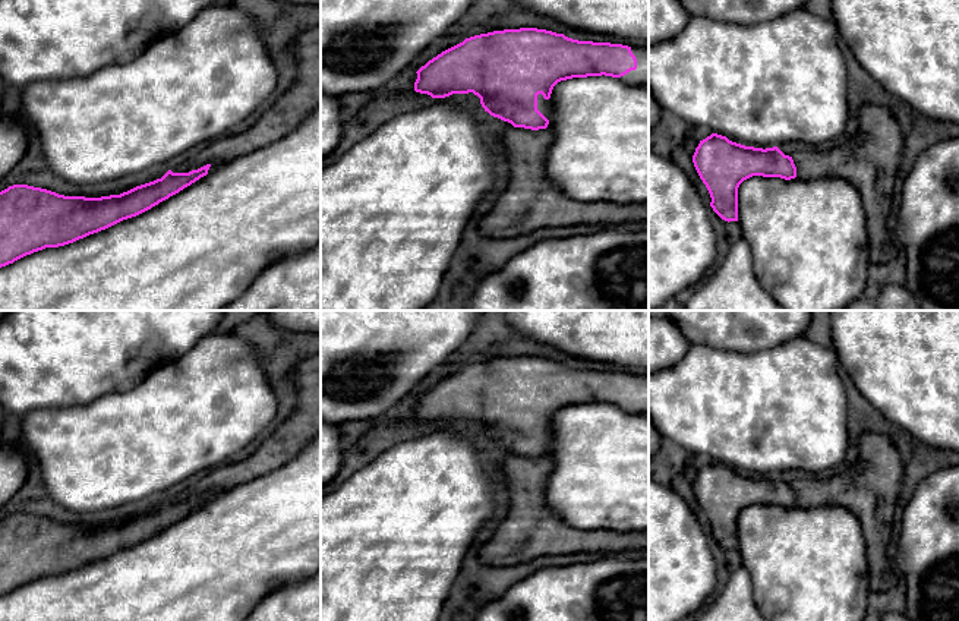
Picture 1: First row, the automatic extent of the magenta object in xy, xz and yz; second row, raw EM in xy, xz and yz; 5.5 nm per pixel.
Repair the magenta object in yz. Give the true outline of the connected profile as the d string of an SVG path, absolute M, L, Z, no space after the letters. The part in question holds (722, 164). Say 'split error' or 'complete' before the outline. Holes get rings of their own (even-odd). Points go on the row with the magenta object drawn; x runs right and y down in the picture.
complete; M717 133L700 141L693 163L710 193L710 207L728 223L738 221L738 187L744 180L753 176L796 177L792 157L777 146L745 146Z

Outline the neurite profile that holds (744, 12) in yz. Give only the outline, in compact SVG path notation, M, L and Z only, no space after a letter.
M678 0L690 16L706 16L738 25L754 25L804 9L807 0Z

